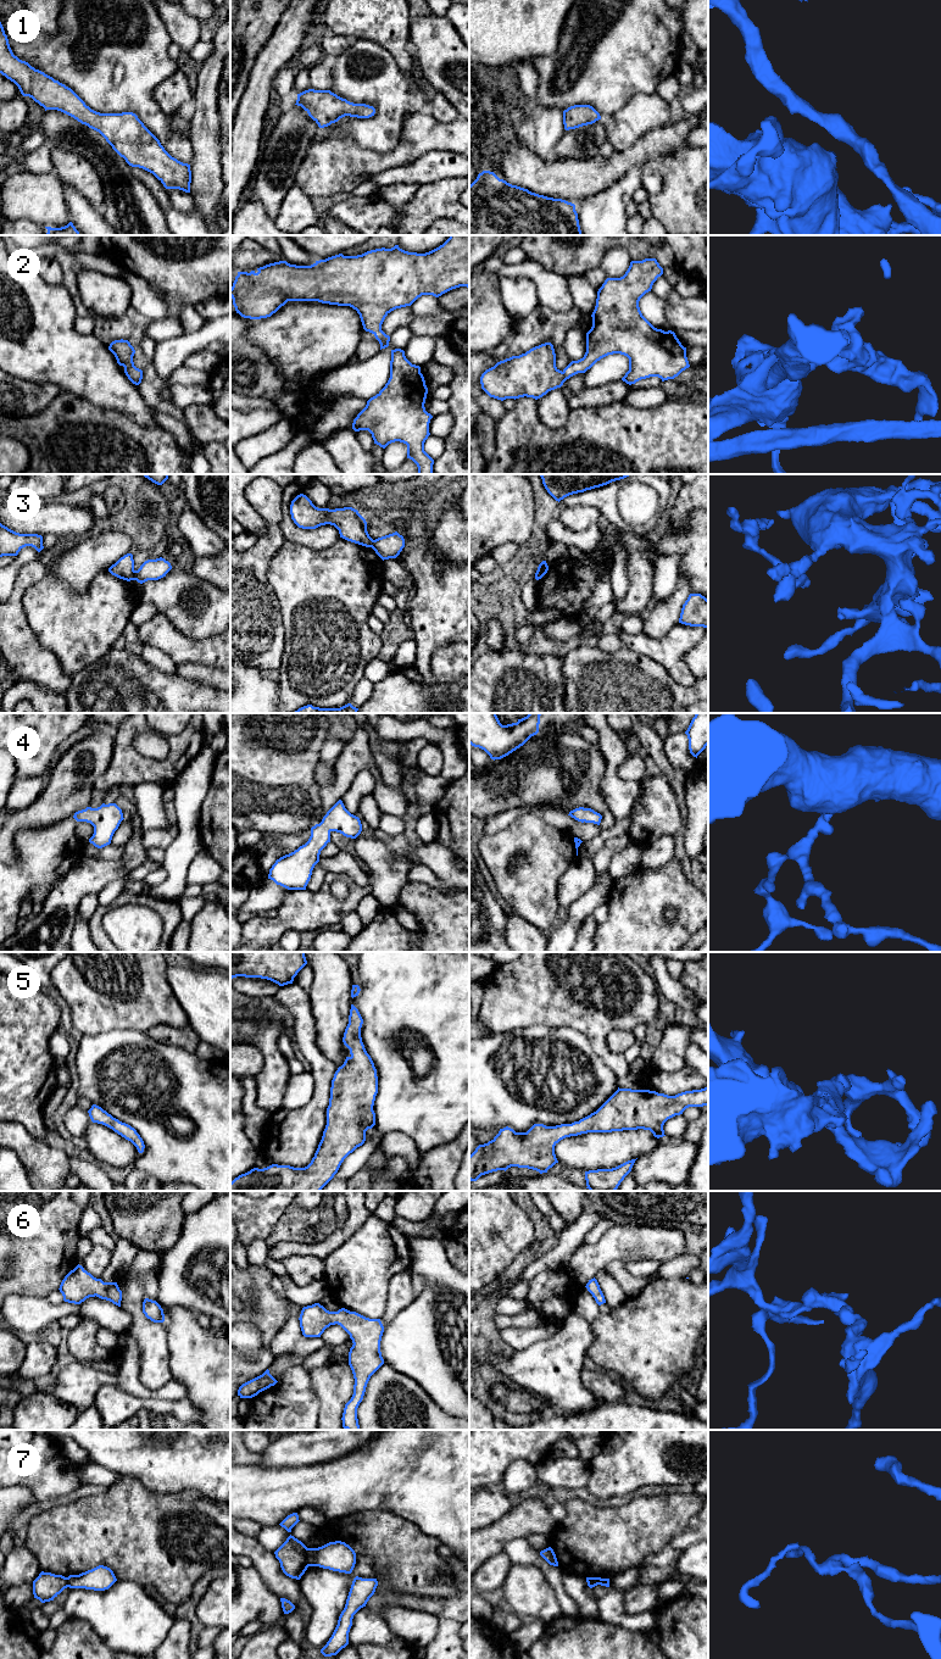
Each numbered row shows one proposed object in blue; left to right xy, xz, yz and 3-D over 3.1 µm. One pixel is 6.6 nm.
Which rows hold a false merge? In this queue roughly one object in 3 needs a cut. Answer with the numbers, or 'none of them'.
3, 7

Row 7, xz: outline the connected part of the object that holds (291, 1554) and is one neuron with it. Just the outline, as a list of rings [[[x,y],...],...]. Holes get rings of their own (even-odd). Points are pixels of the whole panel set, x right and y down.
[[[290,1535],[274,1554],[283,1572],[291,1579],[300,1580],[308,1568],[306,1552],[307,1547]]]

